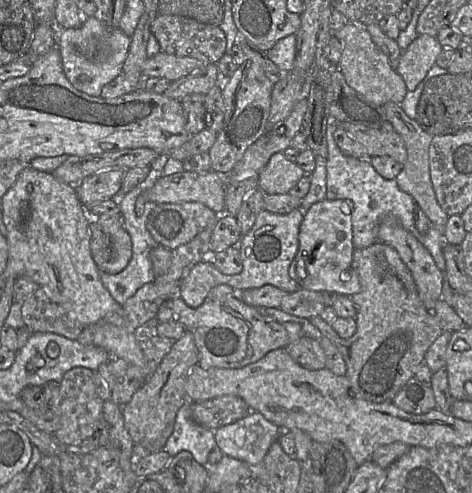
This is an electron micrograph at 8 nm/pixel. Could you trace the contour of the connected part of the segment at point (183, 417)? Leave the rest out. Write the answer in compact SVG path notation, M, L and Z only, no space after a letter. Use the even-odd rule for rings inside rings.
M187 398L177 412L174 430L162 450L171 457L181 451L188 451L196 462L206 467L209 453L217 446L214 431L192 419L191 407L192 401Z

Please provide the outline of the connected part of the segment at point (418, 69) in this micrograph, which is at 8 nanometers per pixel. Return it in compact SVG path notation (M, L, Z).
M422 34L404 50L396 69L408 91L414 91L436 64L442 46L436 37Z

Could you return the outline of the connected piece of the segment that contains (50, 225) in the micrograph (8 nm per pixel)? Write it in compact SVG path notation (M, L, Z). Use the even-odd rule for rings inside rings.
M26 168L12 188L1 199L9 258L23 263L23 274L31 278L55 303L73 313L85 327L93 326L93 345L106 350L112 358L143 367L145 357L132 328L127 327L123 306L117 303L101 281L101 273L91 252L91 218L77 195L77 188L58 179L52 172Z

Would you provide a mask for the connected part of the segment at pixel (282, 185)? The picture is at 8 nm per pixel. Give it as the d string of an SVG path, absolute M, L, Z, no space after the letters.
M282 152L271 156L266 166L258 174L258 188L264 194L286 194L305 175L304 171L296 164L289 161Z

